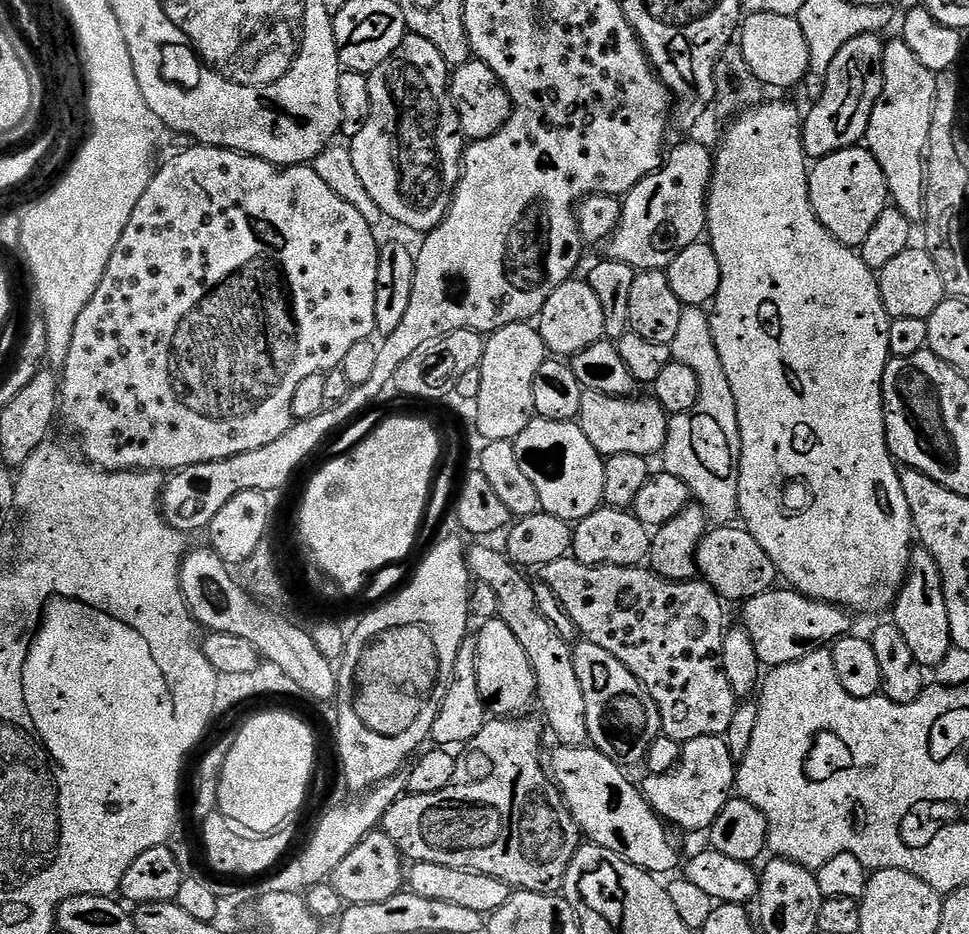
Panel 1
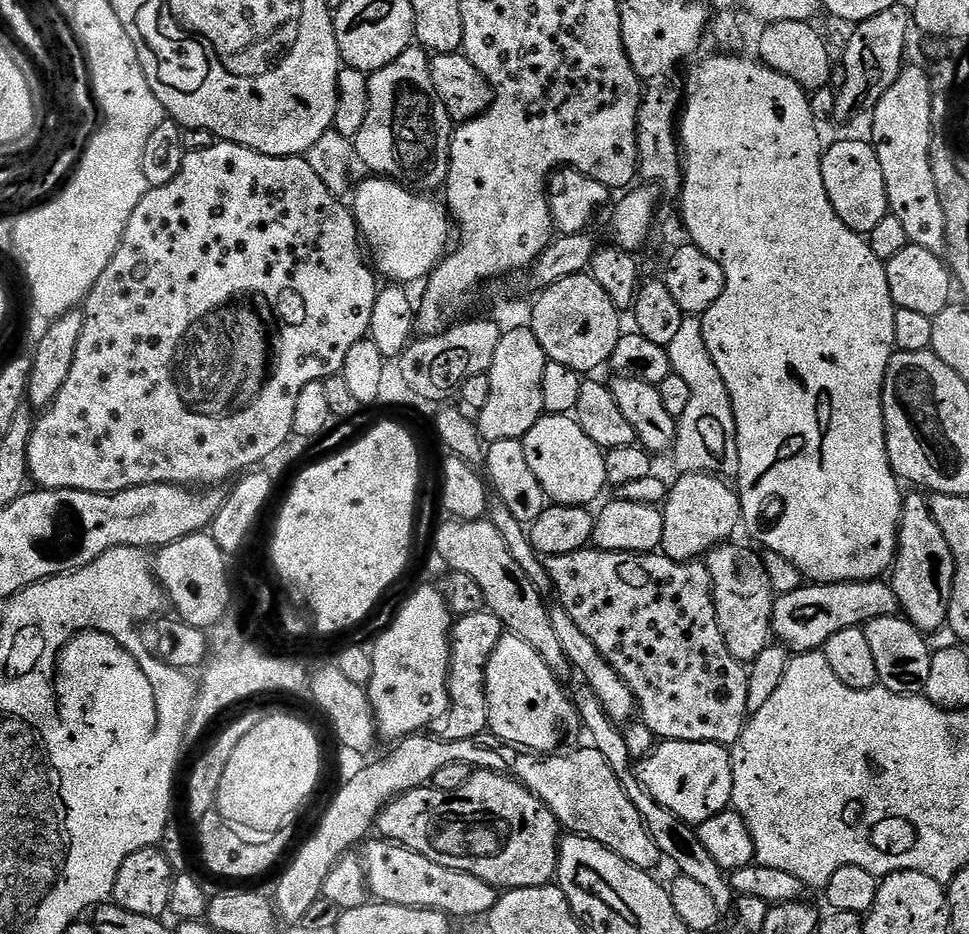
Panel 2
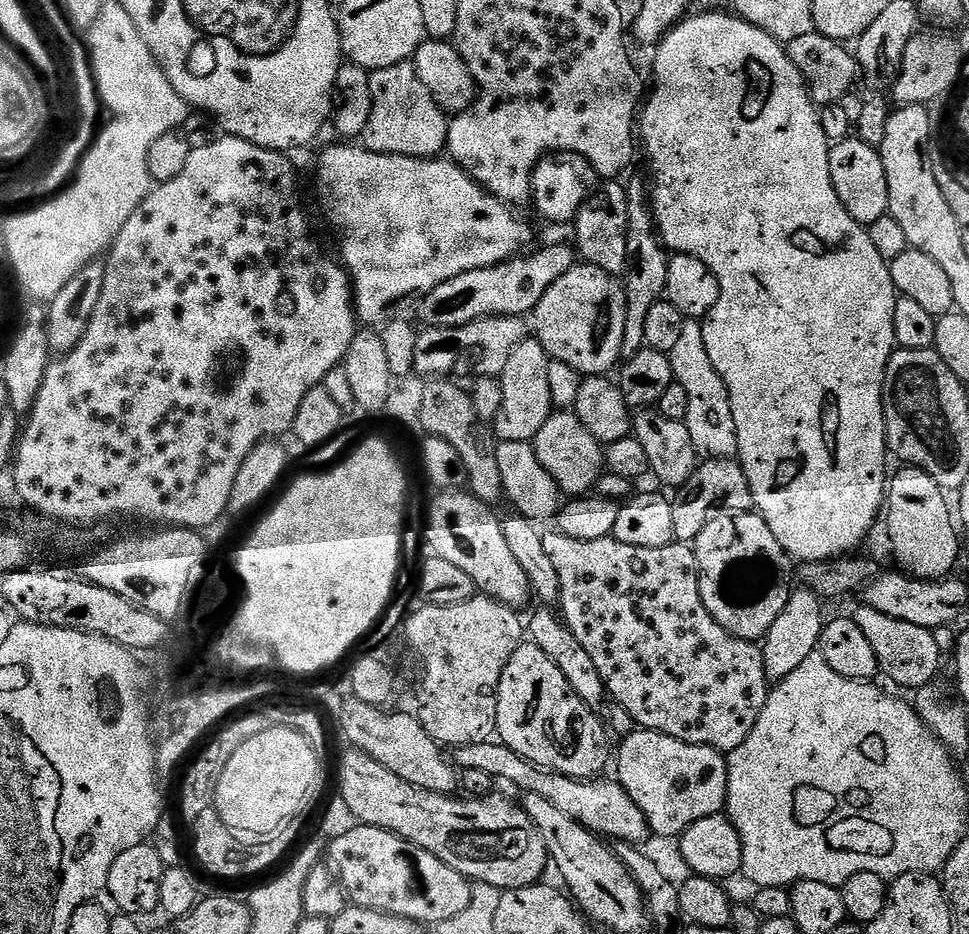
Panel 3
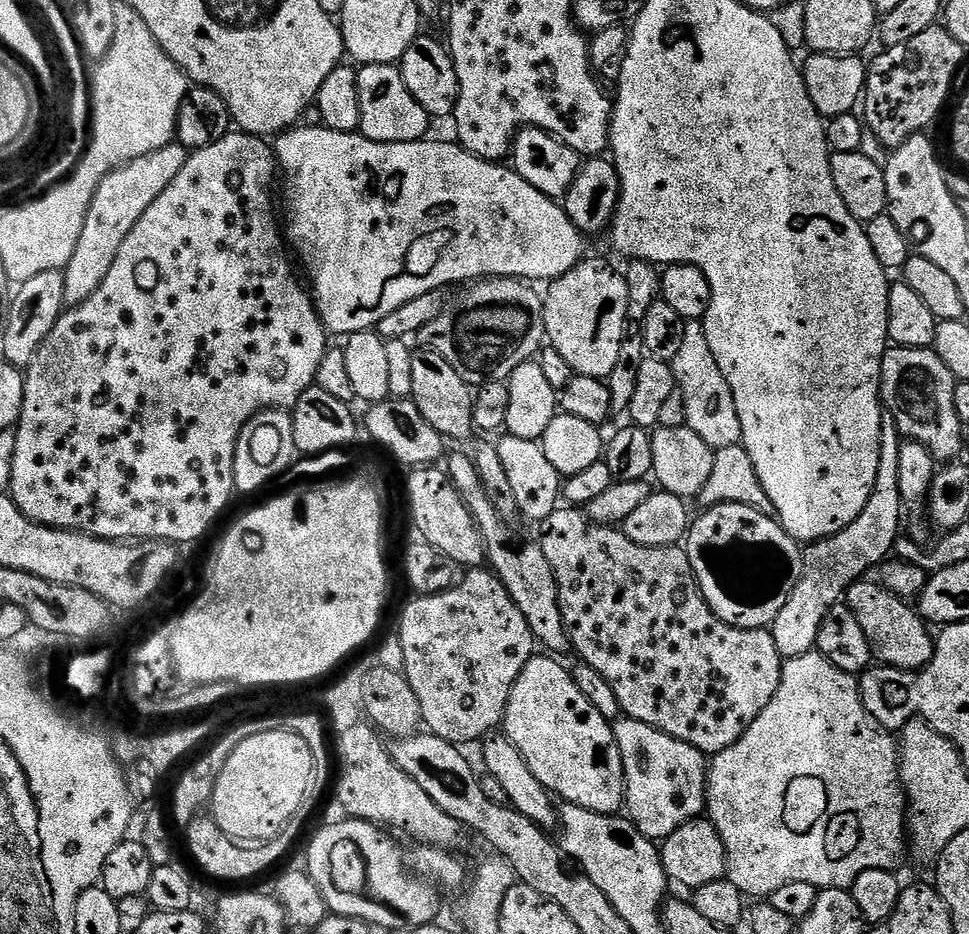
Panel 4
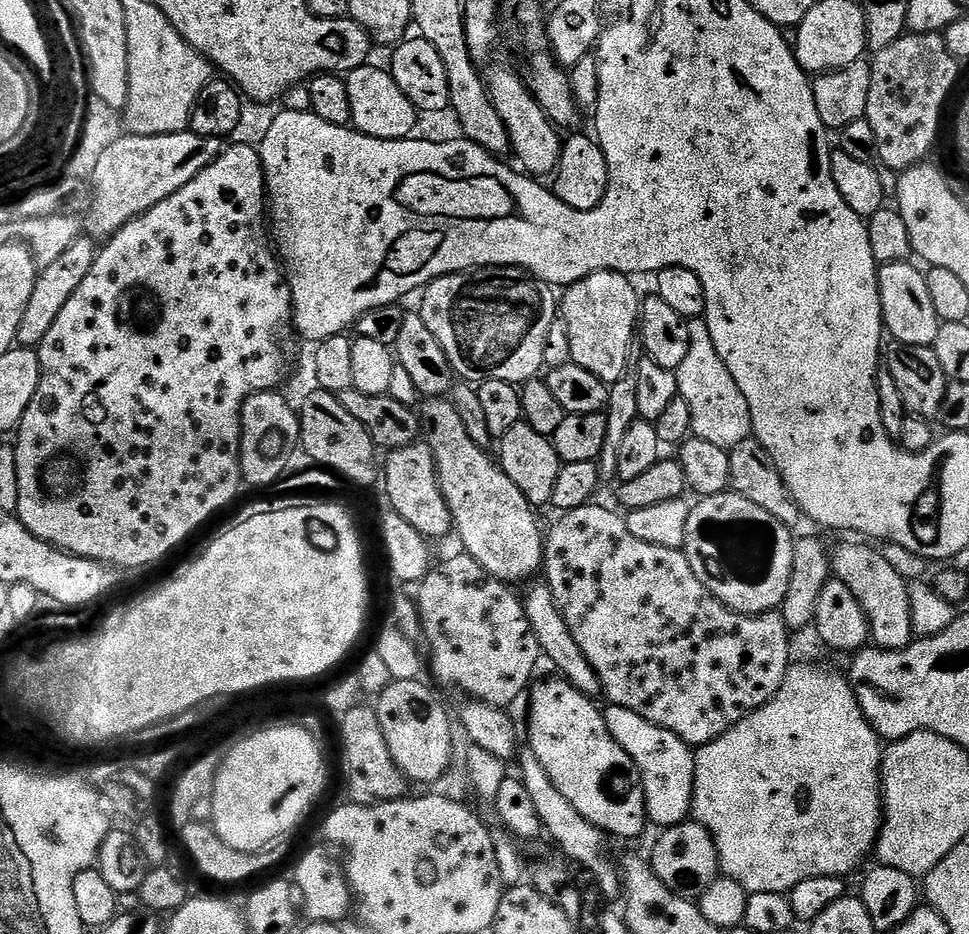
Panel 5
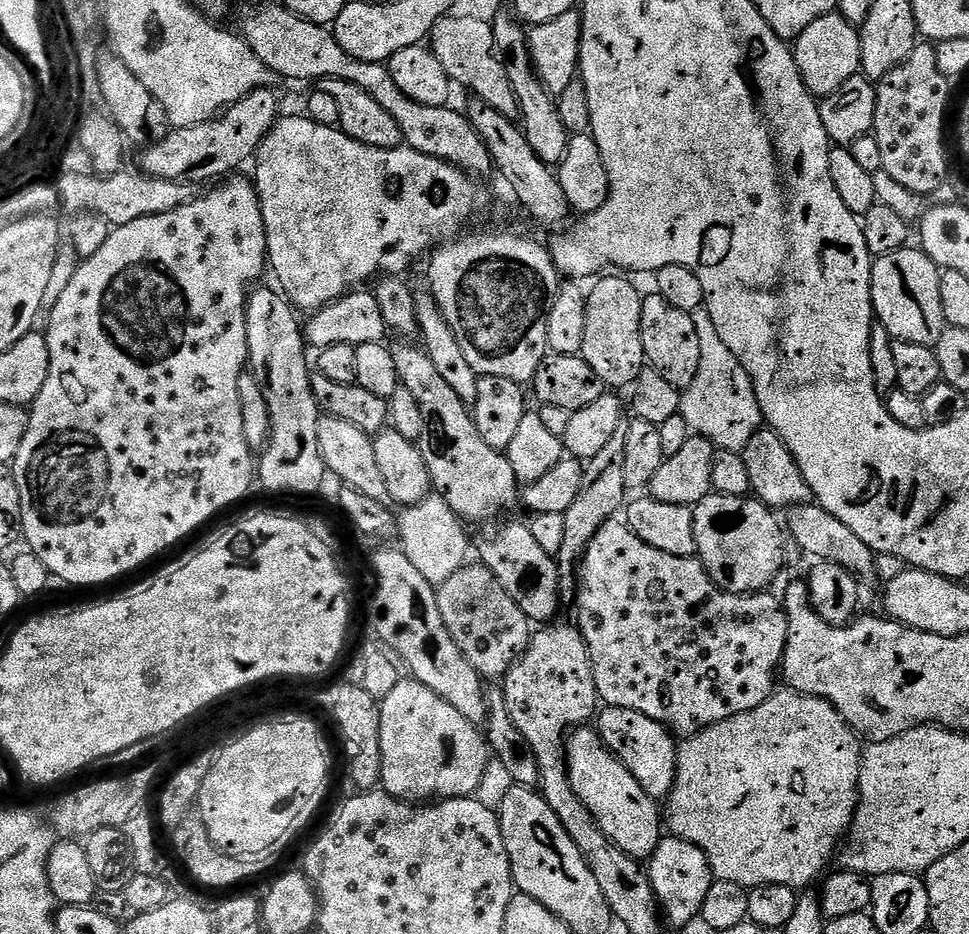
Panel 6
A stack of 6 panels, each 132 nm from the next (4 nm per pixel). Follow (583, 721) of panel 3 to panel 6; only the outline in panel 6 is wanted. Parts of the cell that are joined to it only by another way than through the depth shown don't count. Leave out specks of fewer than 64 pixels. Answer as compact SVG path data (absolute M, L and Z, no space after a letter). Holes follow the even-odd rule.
M581 726L569 735L566 741L566 755L568 758L568 777L570 784L574 786L574 794L582 798L582 806L590 810L594 822L606 834L606 838L618 850L622 850L627 856L633 856L641 862L647 861L653 854L662 839L662 808L657 801L651 800L638 786L638 778L630 774L616 755L602 742L599 731L592 726Z

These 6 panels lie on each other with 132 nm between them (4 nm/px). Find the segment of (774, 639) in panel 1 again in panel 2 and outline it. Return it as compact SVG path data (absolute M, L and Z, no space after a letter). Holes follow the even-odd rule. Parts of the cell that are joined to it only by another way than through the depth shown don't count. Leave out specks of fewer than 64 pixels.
M883 579L851 580L841 584L814 584L801 586L793 592L776 597L772 611L772 635L784 648L796 654L812 654L823 649L824 643L838 630L863 628L874 618L894 616L900 612L900 603L891 583Z

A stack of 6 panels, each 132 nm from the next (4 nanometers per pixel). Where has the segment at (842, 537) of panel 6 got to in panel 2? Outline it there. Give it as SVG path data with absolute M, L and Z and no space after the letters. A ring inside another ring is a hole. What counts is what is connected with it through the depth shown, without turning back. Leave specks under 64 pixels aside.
M903 615L874 618L864 625L864 633L874 654L874 662L878 665L879 687L903 696L921 695L930 678L930 662L934 651L928 645L929 637L918 631Z

